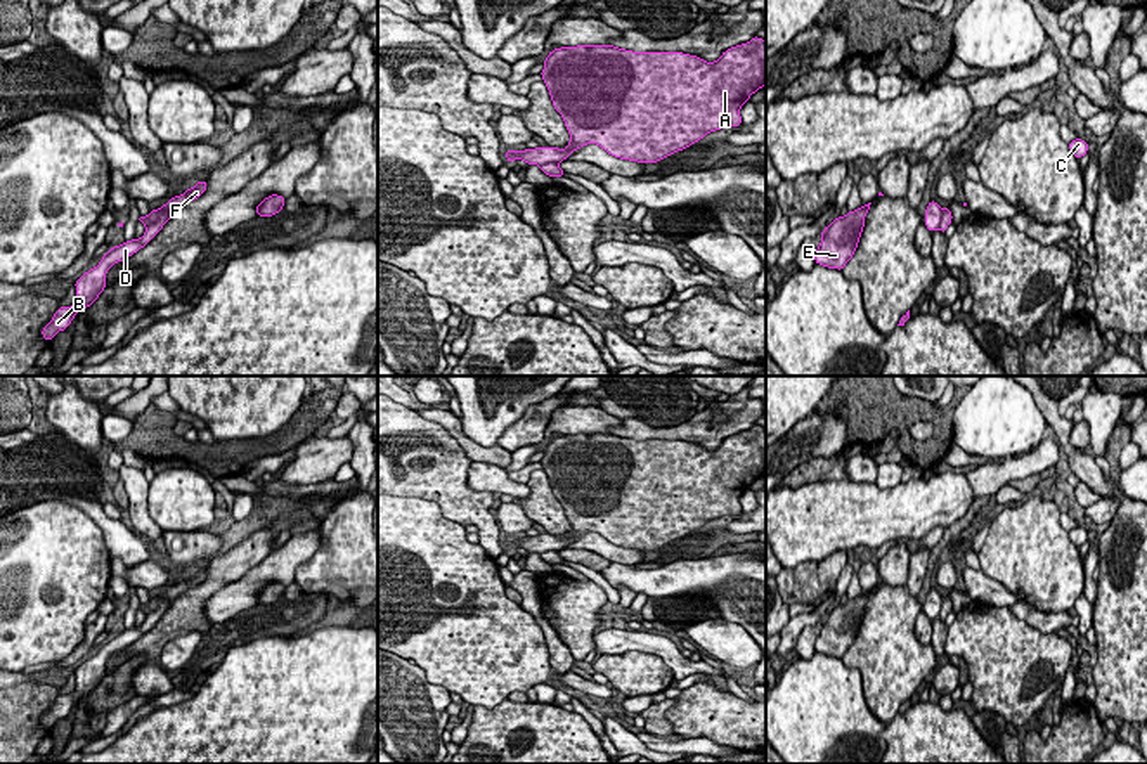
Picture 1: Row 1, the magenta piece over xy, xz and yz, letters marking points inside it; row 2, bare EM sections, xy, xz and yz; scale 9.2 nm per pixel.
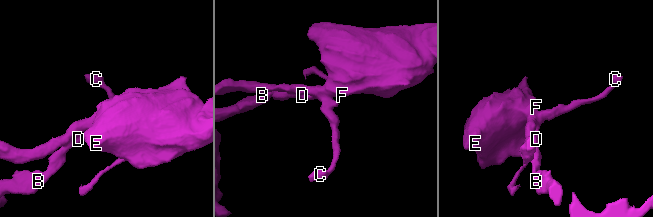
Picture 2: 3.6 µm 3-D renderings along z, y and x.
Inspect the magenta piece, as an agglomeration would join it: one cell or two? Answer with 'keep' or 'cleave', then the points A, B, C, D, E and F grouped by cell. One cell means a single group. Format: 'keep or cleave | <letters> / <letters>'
cleave | A E F / B C D

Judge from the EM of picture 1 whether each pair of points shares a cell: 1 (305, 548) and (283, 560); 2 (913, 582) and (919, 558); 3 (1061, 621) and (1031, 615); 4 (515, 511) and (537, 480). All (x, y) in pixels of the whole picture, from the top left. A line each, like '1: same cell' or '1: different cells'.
1: same cell
2: same cell
3: same cell
4: different cells

